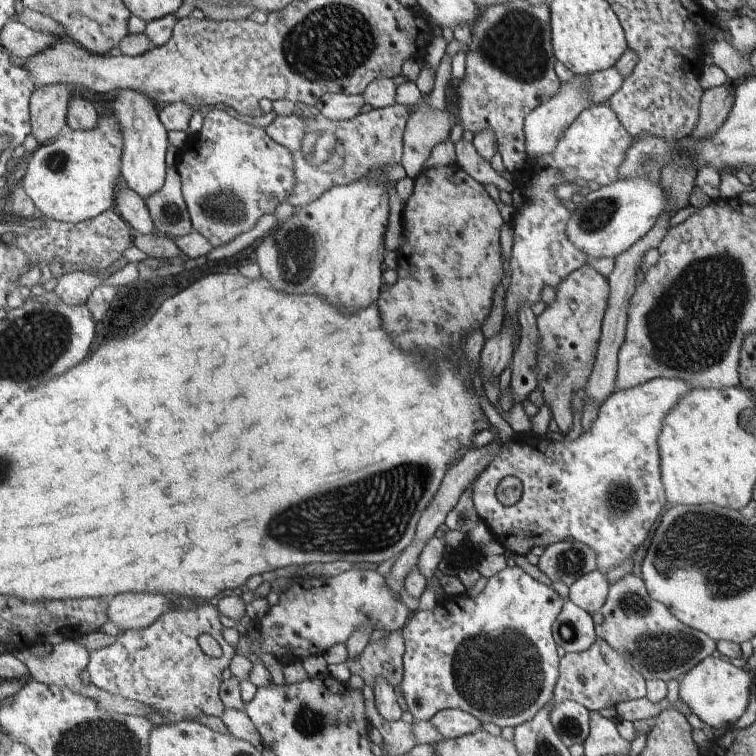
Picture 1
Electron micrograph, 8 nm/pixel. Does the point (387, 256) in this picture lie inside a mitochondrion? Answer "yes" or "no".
no

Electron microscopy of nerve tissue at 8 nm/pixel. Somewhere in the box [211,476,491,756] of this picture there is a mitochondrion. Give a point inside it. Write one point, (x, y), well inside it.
(309, 721)

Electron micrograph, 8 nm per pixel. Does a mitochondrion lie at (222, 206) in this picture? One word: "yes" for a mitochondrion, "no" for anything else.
yes

